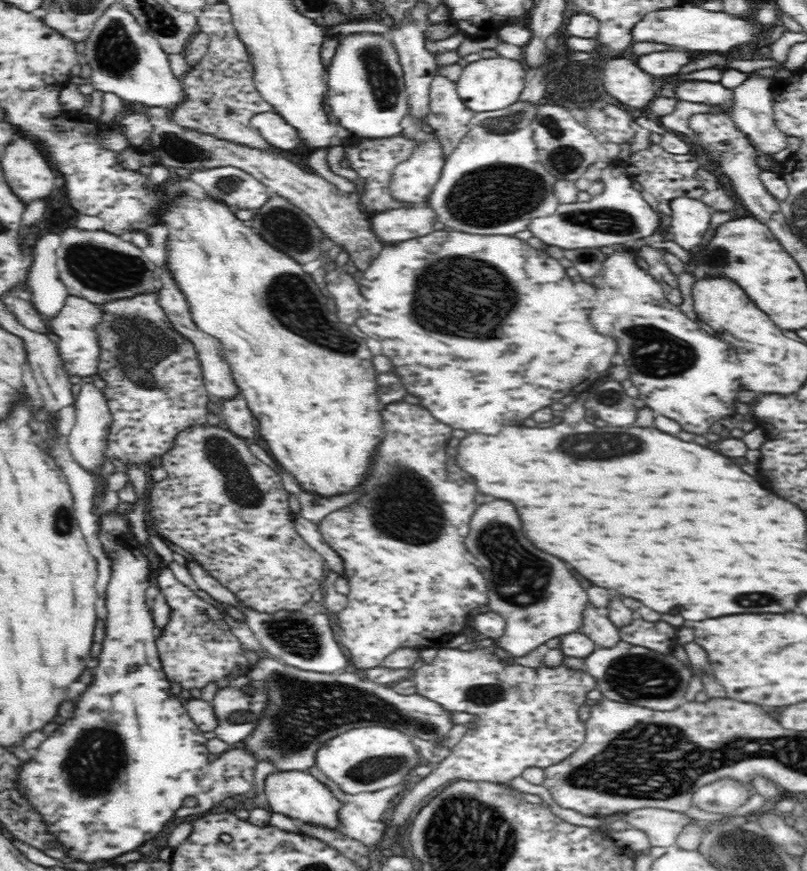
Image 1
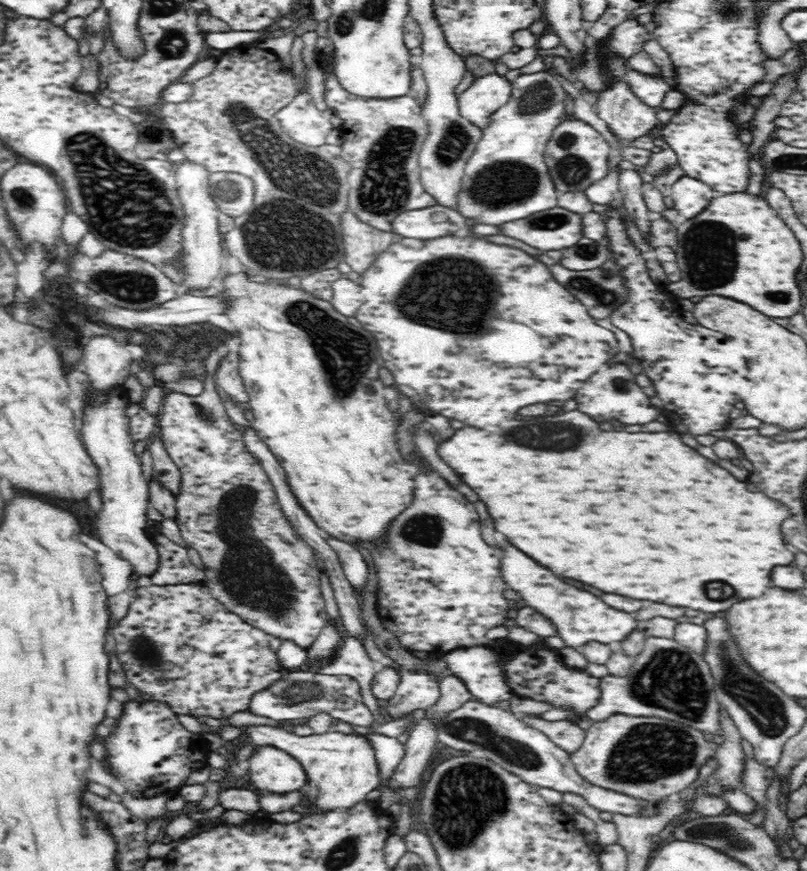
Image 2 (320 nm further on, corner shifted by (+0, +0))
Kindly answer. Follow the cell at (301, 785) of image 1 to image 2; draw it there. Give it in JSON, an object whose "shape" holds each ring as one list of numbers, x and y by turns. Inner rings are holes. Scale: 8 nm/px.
{"shape":[[258,745,250,760,250,778,256,790,290,794,306,788,308,775,301,763,270,745]]}

